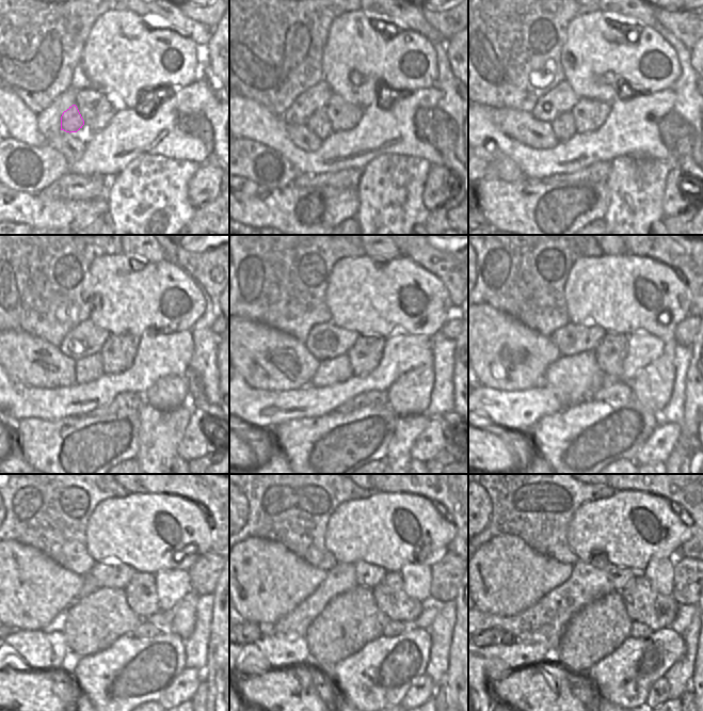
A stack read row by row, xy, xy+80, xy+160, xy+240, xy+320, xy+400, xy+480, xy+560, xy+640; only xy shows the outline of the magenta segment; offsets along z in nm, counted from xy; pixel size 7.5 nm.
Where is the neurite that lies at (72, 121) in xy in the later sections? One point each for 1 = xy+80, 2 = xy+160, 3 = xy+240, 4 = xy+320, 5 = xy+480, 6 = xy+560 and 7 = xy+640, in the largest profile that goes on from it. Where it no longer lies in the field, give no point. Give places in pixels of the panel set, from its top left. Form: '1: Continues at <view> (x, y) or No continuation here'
1: Continues at xy+80 (319, 124)
2: Continues at xy+160 (563, 127)
3: Continues at xy+240 (88, 368)
4: Continues at xy+320 (330, 372)
5: Continues at xy+480 (92, 623)
6: Continues at xy+560 (350, 620)
7: Continues at xy+640 (595, 631)

